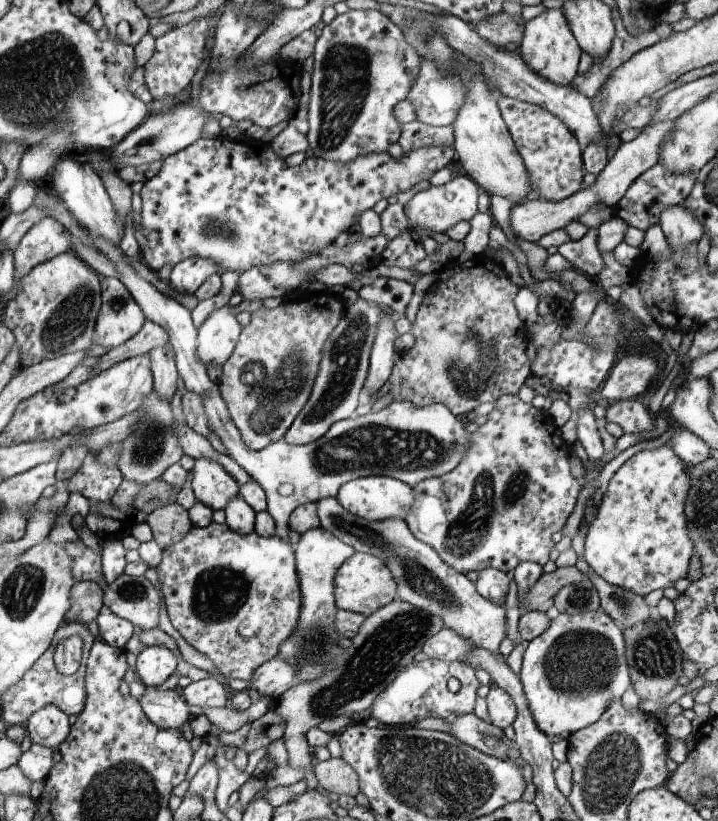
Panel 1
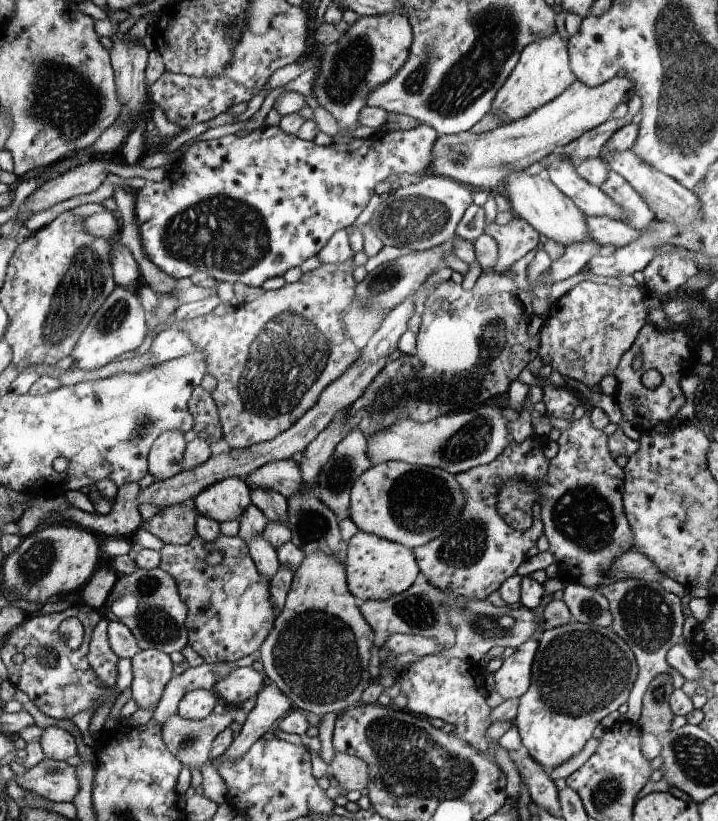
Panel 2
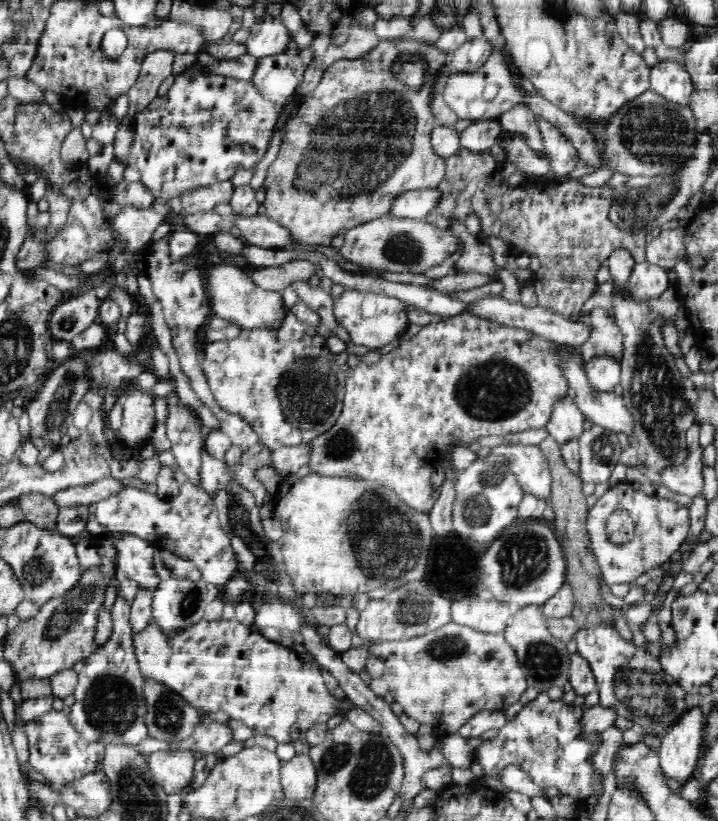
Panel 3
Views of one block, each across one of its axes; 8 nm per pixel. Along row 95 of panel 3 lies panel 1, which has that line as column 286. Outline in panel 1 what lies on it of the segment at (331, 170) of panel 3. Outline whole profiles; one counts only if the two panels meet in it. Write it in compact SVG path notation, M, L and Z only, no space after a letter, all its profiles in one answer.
M326 290L322 293L311 293L307 300L282 303L274 309L263 306L251 314L251 321L247 326L242 326L234 352L221 366L222 374L218 385L246 446L259 451L286 436L287 430L311 398L324 345L339 324L340 316L342 302L330 296L330 292Z

